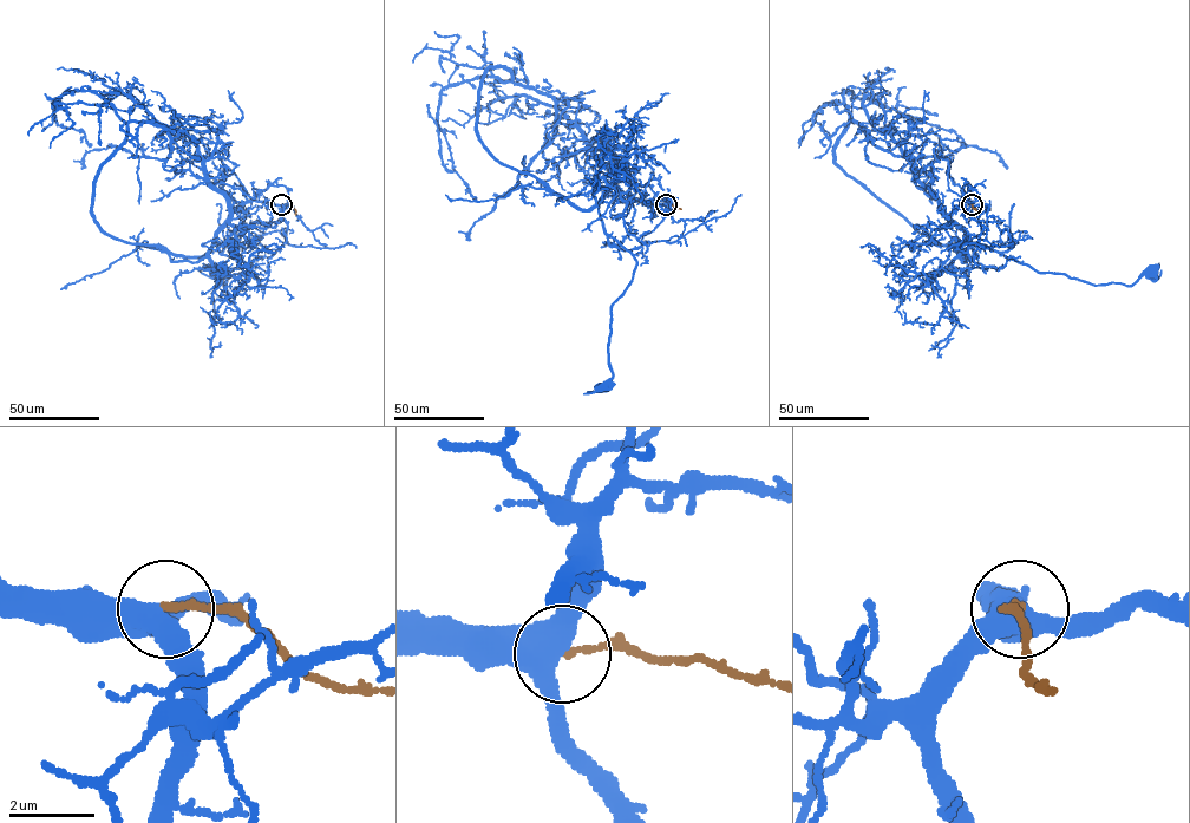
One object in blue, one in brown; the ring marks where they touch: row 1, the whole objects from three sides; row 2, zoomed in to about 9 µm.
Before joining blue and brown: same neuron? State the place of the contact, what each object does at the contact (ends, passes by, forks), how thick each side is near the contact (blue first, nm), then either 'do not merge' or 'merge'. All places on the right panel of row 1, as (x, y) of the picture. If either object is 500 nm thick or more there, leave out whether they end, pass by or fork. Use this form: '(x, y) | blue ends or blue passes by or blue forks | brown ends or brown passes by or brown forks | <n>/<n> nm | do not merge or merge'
(972, 204) | blue forks | brown ends | 480/170 nm | merge

